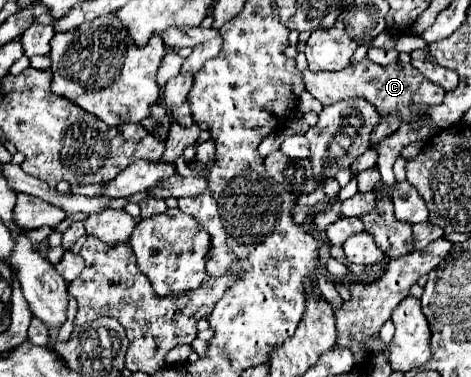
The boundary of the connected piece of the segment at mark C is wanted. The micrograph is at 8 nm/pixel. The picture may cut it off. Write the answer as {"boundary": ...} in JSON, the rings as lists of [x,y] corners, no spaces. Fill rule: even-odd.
{"boundary":[[[364,58],[362,62],[350,64],[340,72],[304,70],[302,82],[306,90],[314,98],[318,98],[324,106],[338,102],[340,98],[356,98],[356,94],[364,94],[364,98],[368,98],[368,102],[372,102],[376,110],[380,110],[380,114],[388,114],[388,110],[400,110],[400,118],[404,118],[404,122],[412,116],[412,112],[440,104],[446,94],[444,88],[426,80],[424,74],[420,74],[412,64],[394,62],[388,66],[380,66],[376,62],[370,62],[368,58]]]}

